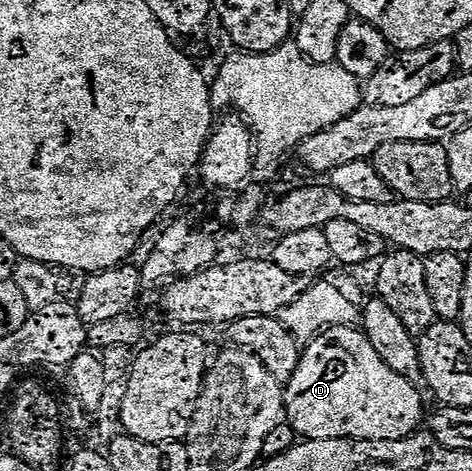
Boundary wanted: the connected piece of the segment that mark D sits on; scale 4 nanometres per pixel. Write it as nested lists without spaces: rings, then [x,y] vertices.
[[[333,326],[316,338],[311,338],[302,351],[302,359],[290,382],[285,383],[285,421],[302,440],[340,440],[351,438],[361,442],[398,442],[411,437],[422,422],[422,394],[415,383],[392,372],[376,353],[361,329],[353,326]]]

